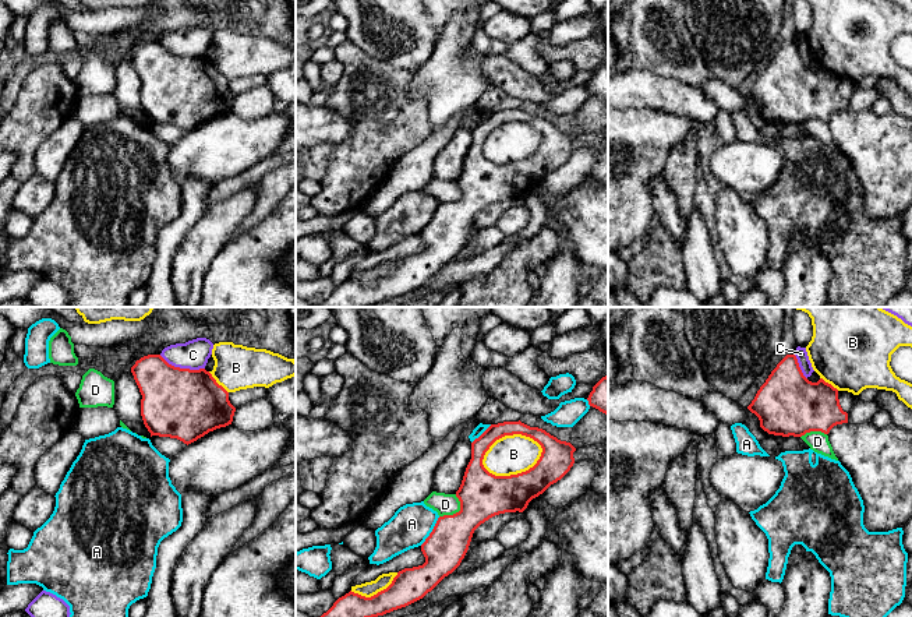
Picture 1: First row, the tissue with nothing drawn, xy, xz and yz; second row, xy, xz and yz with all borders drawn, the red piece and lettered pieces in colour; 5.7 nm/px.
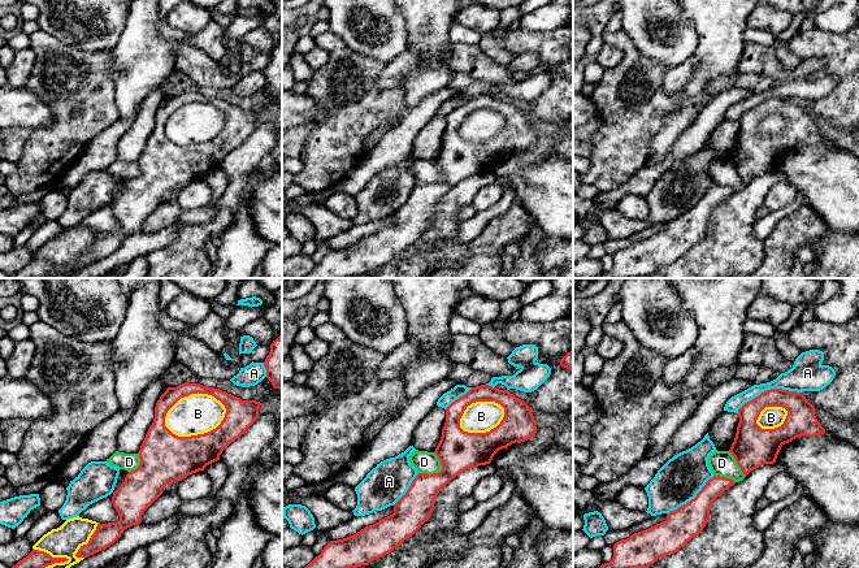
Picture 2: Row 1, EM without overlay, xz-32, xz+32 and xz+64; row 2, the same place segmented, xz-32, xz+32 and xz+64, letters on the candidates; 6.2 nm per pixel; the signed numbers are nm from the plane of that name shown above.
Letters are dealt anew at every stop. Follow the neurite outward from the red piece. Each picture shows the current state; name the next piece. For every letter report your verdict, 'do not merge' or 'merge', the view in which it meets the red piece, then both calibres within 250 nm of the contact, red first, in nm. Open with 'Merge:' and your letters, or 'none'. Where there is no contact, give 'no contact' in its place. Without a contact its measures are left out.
Merge: none
A: do not merge; contact in xz; calibres 240 and 240 nm
B: do not merge; contact in xz; calibres 260 and 220 nm
C: do not merge; contact in xy; calibres 400 and 170 nm
D: do not merge; contact in xz; calibres 260 and 130 nm

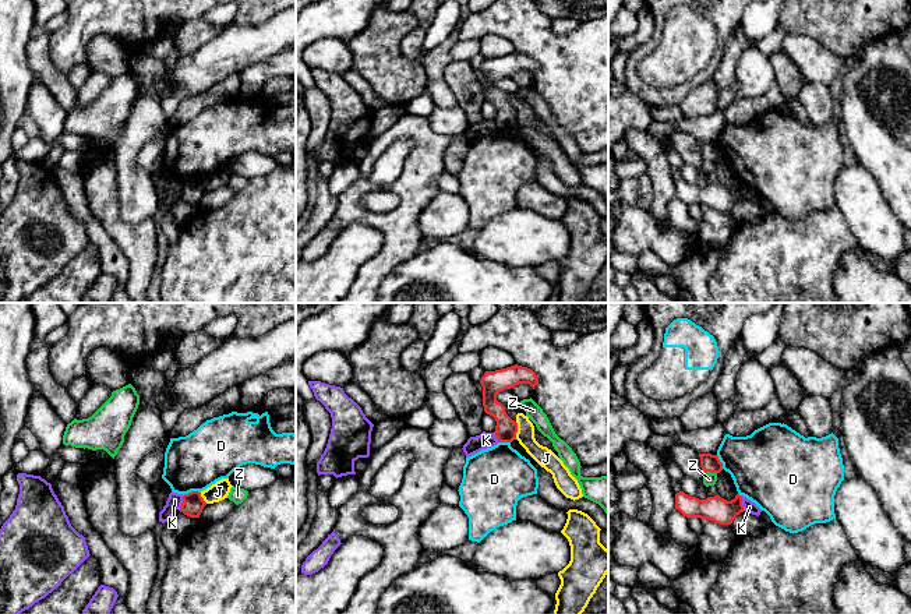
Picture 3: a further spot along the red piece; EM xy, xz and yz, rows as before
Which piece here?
Merge: none
D: do not merge; contact in xy; calibres 130 and 320 nm
J: do not merge; contact in xz; calibres 130 and 110 nm
K: do not merge; contact in xy; calibres 130 and 90 nm
Z: do not merge; contact in yz; calibres 100 and 80 nm

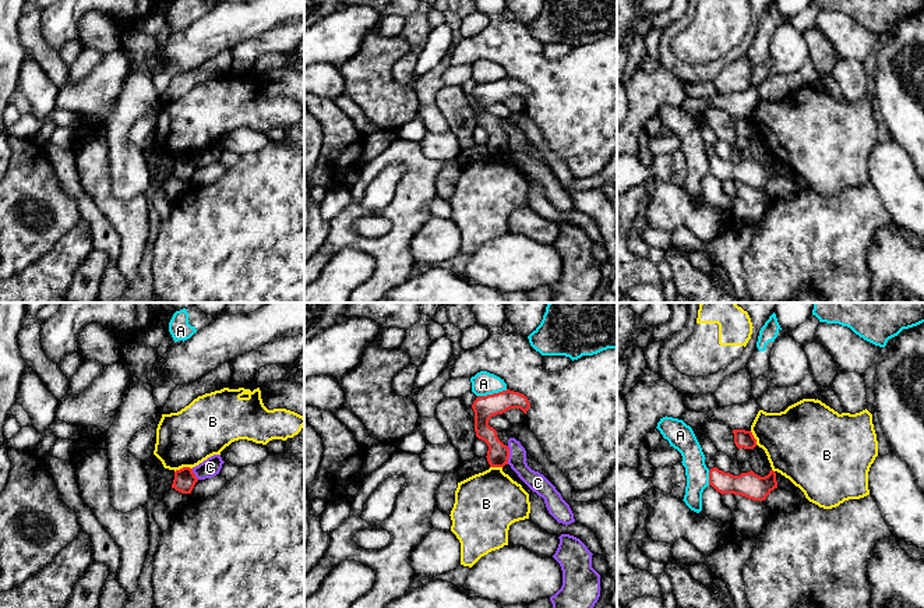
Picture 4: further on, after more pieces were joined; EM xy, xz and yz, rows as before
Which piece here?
Merge: none
A: do not merge; contact in xz; calibres 140 and 140 nm
B: do not merge; contact in xy; calibres 130 and 320 nm
C: do not merge; contact in xz; calibres 130 and 110 nm

